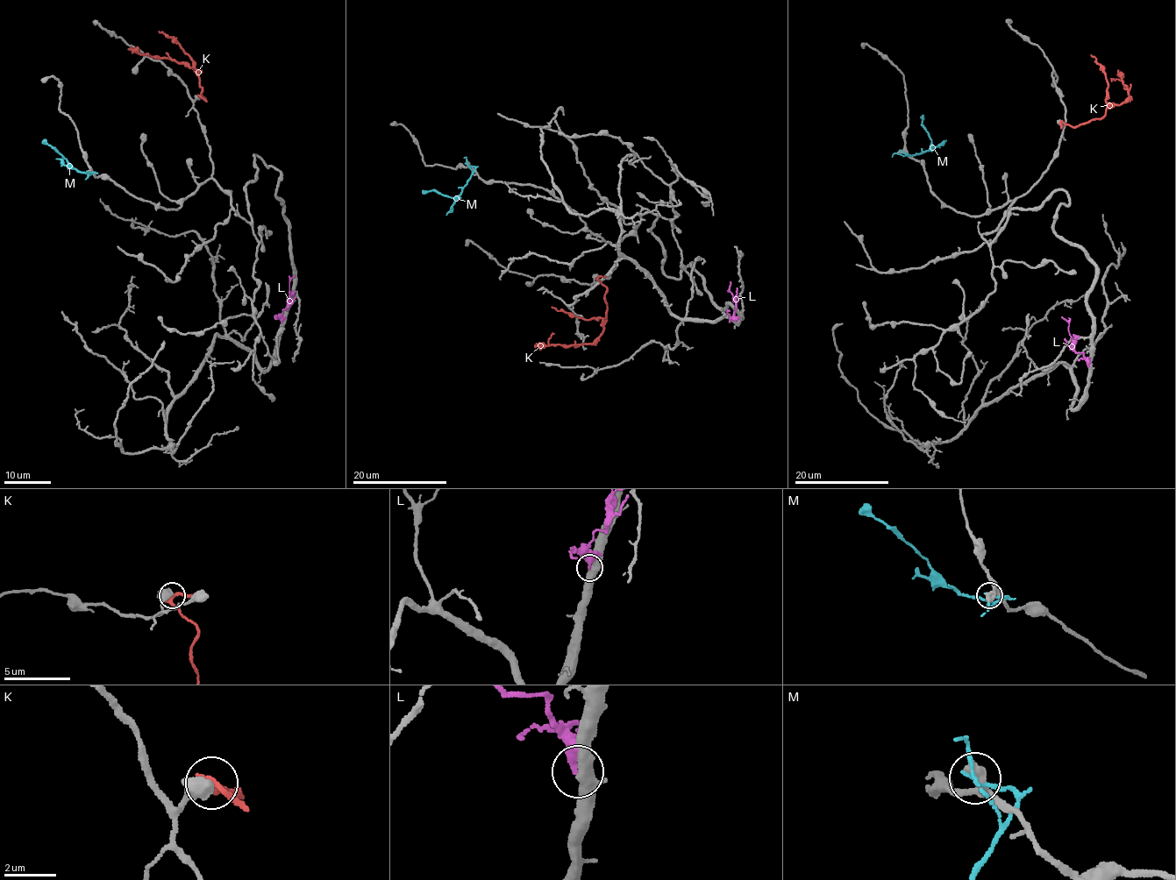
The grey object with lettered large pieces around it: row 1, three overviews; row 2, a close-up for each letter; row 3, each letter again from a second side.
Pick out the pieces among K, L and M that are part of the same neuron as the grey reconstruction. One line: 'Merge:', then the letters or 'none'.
Merge: none

